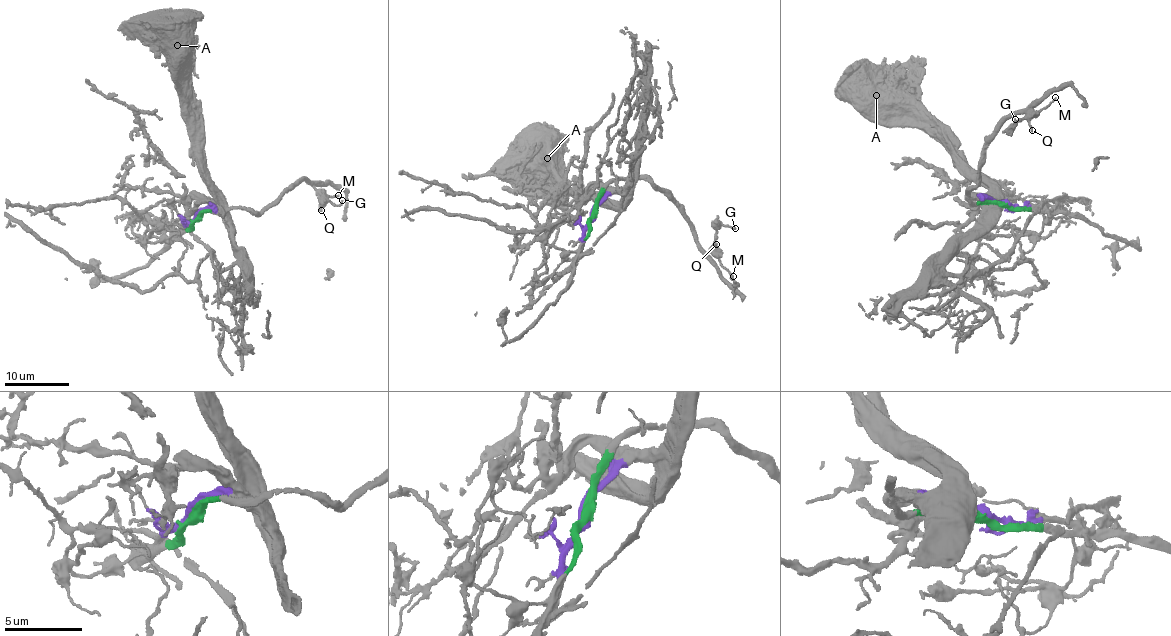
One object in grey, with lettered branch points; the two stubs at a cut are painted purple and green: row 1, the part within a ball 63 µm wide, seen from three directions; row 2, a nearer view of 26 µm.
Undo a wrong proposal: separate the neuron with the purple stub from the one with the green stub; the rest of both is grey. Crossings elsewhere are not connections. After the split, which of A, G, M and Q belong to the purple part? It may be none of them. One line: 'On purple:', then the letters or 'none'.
On purple: A

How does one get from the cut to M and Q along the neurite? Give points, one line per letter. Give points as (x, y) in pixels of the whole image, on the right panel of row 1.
M: (1004, 203), (973, 203), (967, 194), (976, 183), (982, 150), (1008, 118), (1028, 110), (1039, 112), (1055, 97)
Q: (1004, 203), (973, 203), (967, 194), (969, 186), (976, 183), (982, 150), (1015, 114), (1030, 112), (1032, 130)

